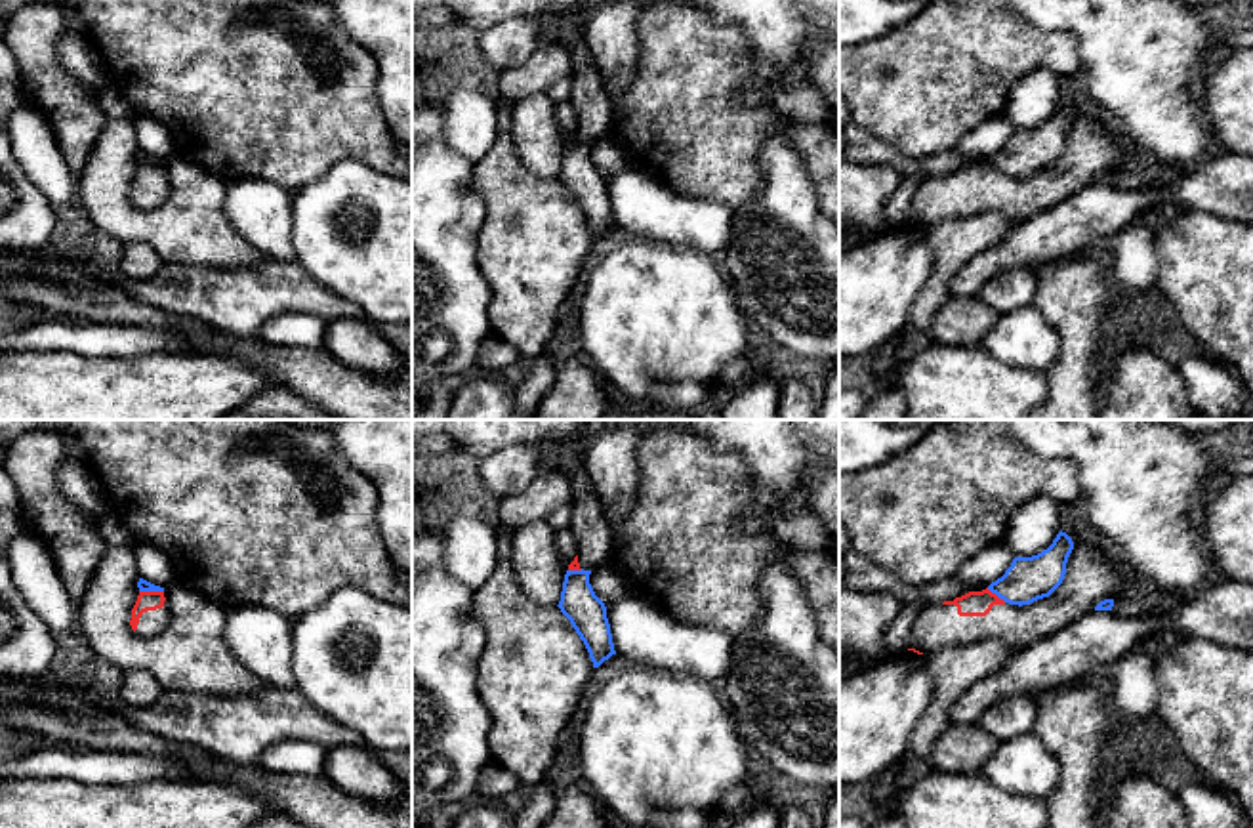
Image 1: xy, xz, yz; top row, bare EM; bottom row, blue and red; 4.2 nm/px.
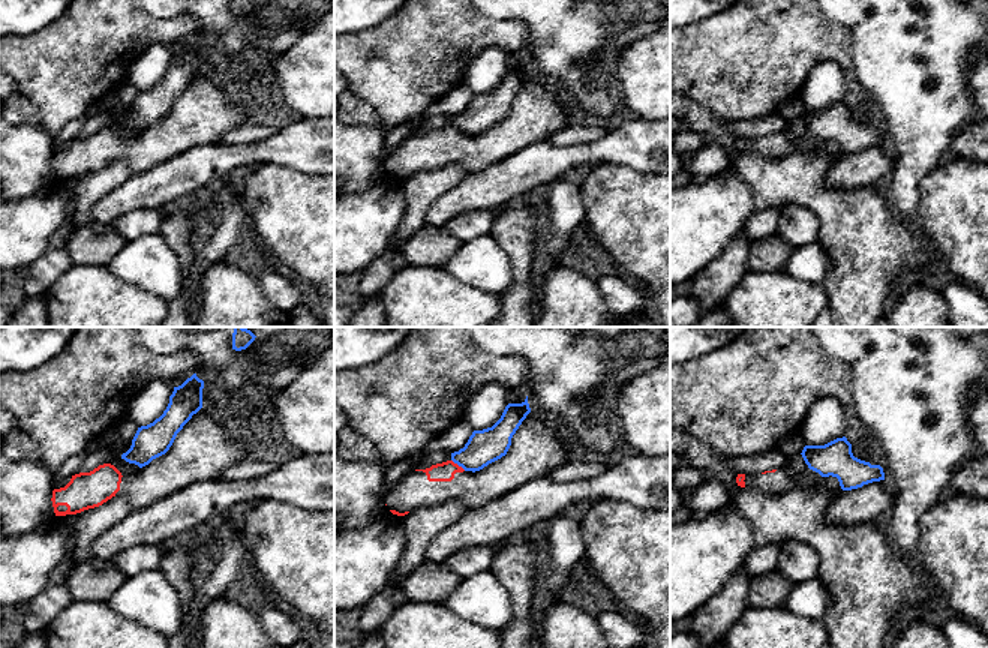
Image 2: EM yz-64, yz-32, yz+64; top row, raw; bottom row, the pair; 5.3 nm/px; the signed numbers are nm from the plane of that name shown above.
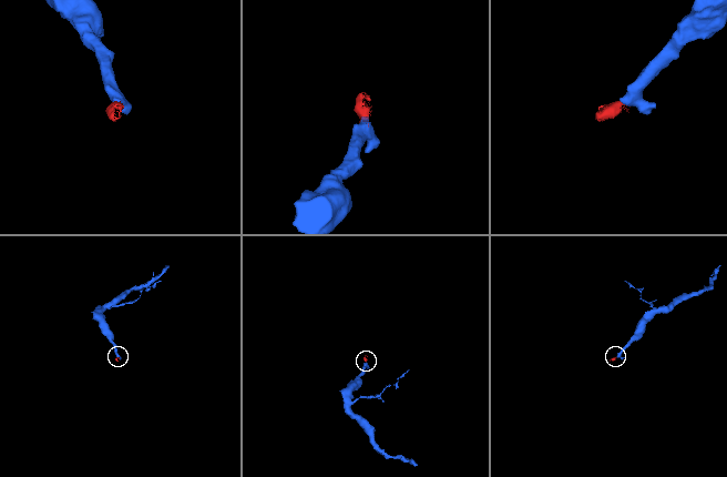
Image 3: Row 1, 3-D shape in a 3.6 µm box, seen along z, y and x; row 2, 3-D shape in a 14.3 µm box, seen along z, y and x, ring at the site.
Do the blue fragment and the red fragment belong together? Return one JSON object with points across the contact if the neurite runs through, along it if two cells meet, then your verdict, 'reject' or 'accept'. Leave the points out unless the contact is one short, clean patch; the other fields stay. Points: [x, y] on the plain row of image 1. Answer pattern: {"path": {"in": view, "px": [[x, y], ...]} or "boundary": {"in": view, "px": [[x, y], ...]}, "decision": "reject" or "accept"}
{"boundary": {"in": "xy", "px": [[140, 163], [163, 165]]}, "decision": "reject"}

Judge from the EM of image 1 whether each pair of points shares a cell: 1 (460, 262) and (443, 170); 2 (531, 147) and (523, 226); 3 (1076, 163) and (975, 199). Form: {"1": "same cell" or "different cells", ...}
{"1": "same cell", "2": "different cells", "3": "same cell"}

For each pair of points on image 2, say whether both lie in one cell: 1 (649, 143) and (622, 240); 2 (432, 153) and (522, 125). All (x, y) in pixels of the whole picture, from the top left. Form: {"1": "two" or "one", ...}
{"1": "two", "2": "one"}

